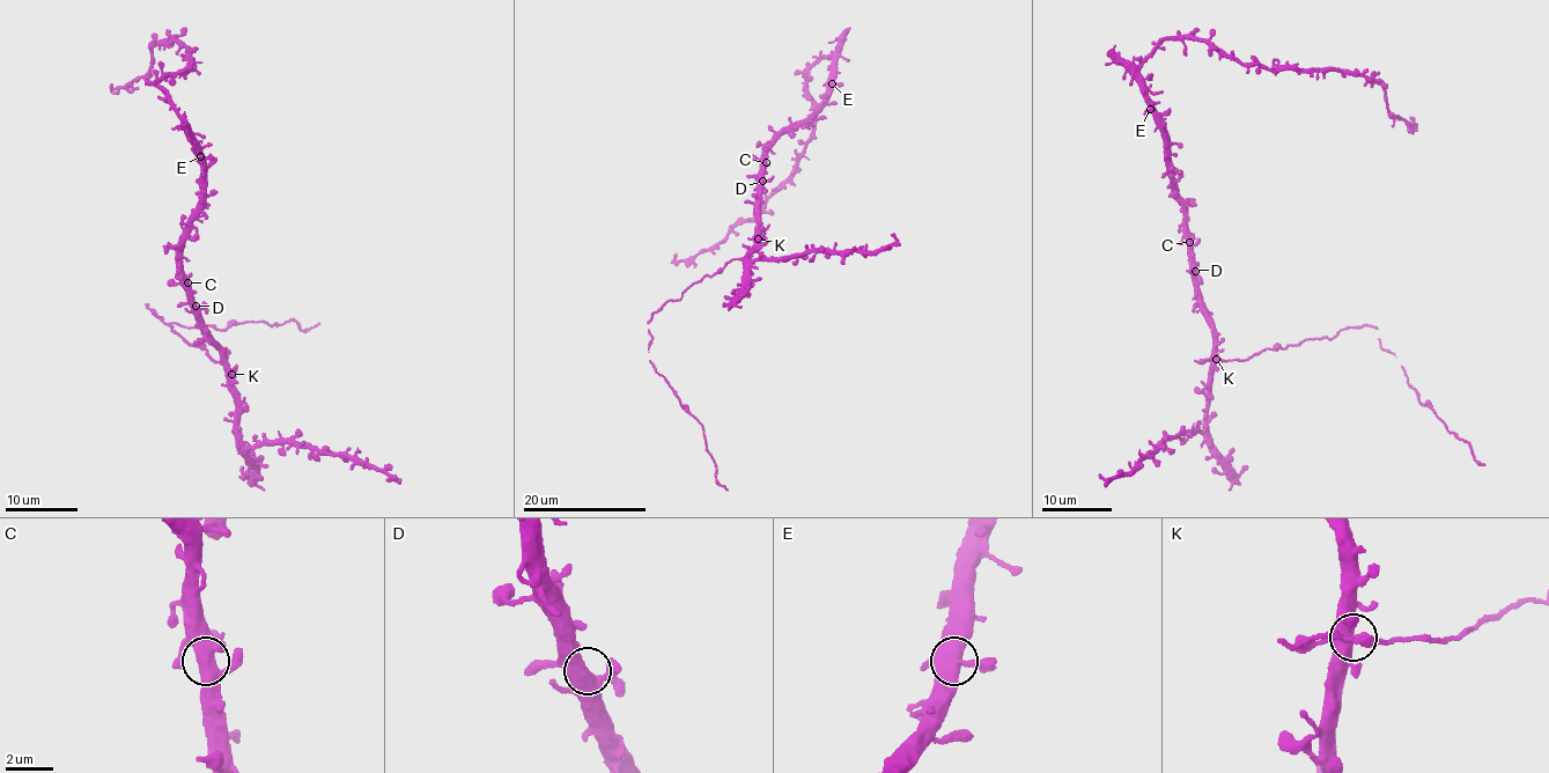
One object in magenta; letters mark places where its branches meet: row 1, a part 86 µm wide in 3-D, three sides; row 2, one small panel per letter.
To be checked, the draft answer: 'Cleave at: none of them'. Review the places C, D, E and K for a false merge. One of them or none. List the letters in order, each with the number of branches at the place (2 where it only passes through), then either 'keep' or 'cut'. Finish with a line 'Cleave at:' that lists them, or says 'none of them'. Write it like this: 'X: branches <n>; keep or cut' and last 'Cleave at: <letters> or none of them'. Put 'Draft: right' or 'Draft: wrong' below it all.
C: branches 5; keep
D: branches 5; keep
E: branches 5; keep
K: branches 6; cut
Cleave at: K
Draft: wrong

